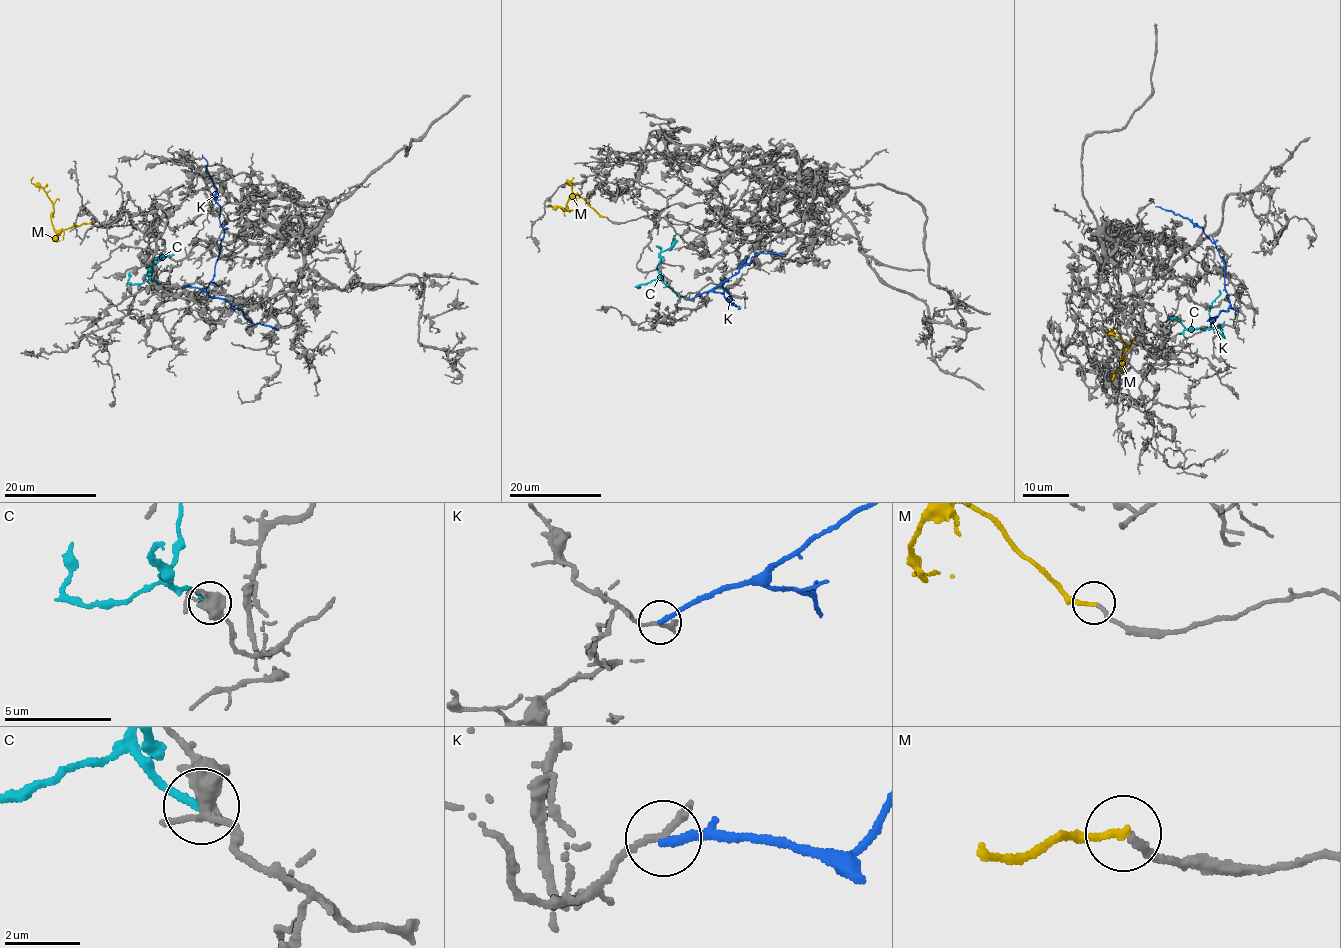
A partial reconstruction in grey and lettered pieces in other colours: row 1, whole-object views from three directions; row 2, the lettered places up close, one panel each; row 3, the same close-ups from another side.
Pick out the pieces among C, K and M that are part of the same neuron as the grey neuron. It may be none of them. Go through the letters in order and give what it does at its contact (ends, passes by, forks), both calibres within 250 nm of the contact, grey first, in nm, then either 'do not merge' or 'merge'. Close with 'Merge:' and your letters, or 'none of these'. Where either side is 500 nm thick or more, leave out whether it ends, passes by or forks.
C: it ends; calibres 360 and 220 nm; do not merge
K: it ends; calibres 240 and 220 nm; do not merge
M: it ends; calibres 170 and 190 nm; merge
Merge: M

